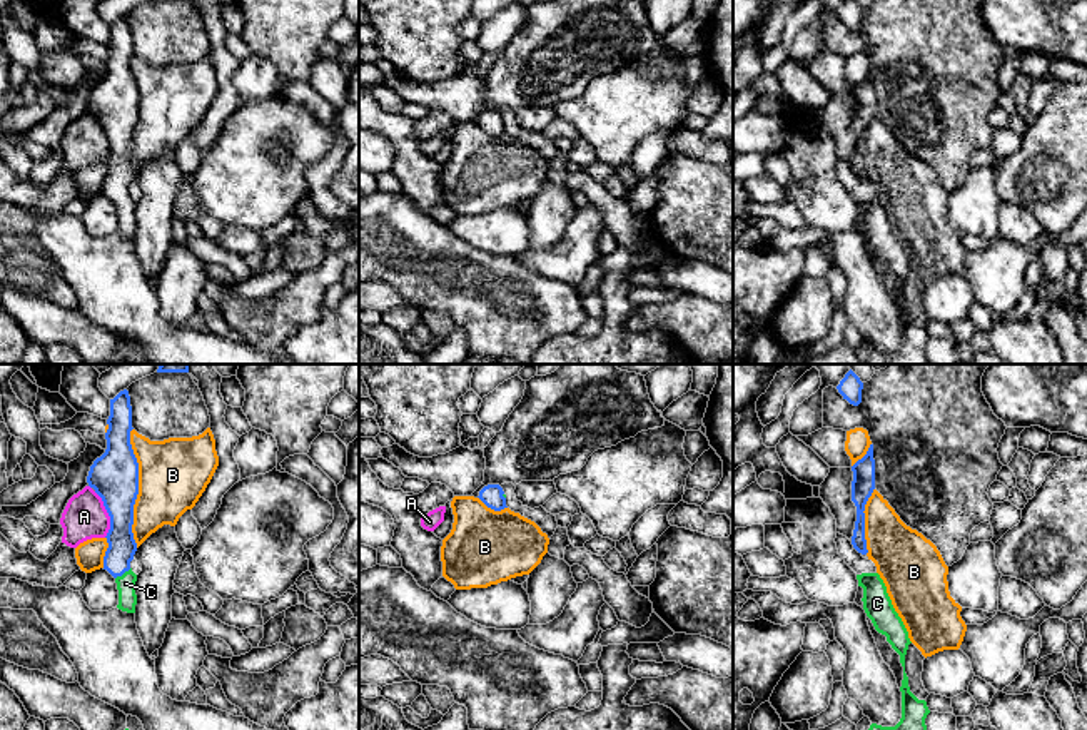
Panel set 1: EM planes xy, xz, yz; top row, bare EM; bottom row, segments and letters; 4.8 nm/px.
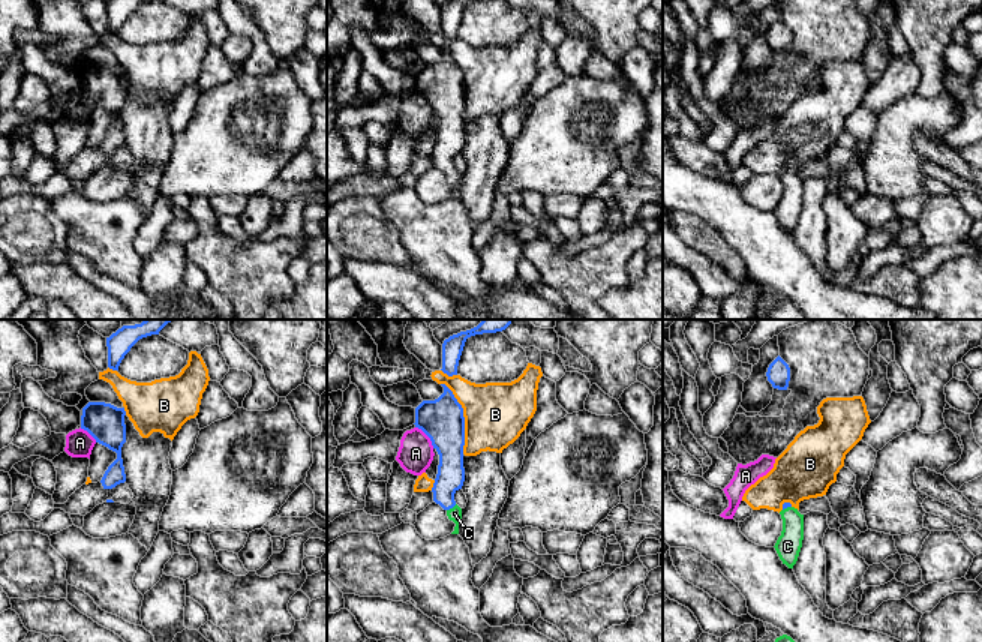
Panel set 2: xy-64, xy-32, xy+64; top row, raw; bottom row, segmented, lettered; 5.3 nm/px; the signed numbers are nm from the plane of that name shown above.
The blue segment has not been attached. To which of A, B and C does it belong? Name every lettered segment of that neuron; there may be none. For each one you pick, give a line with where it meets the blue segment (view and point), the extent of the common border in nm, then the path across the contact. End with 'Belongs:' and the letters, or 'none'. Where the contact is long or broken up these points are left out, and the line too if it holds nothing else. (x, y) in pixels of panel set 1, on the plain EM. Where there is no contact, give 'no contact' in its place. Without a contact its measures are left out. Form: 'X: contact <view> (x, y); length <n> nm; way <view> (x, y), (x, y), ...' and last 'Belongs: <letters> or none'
C: contact xy (122, 199); length 90 nm; way xy (122, 172), (122, 199), (126, 209)
Belongs: C

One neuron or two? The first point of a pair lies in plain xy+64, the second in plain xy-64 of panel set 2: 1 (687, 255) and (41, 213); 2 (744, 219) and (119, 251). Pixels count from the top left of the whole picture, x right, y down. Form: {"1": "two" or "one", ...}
{"1": "two", "2": "one"}

